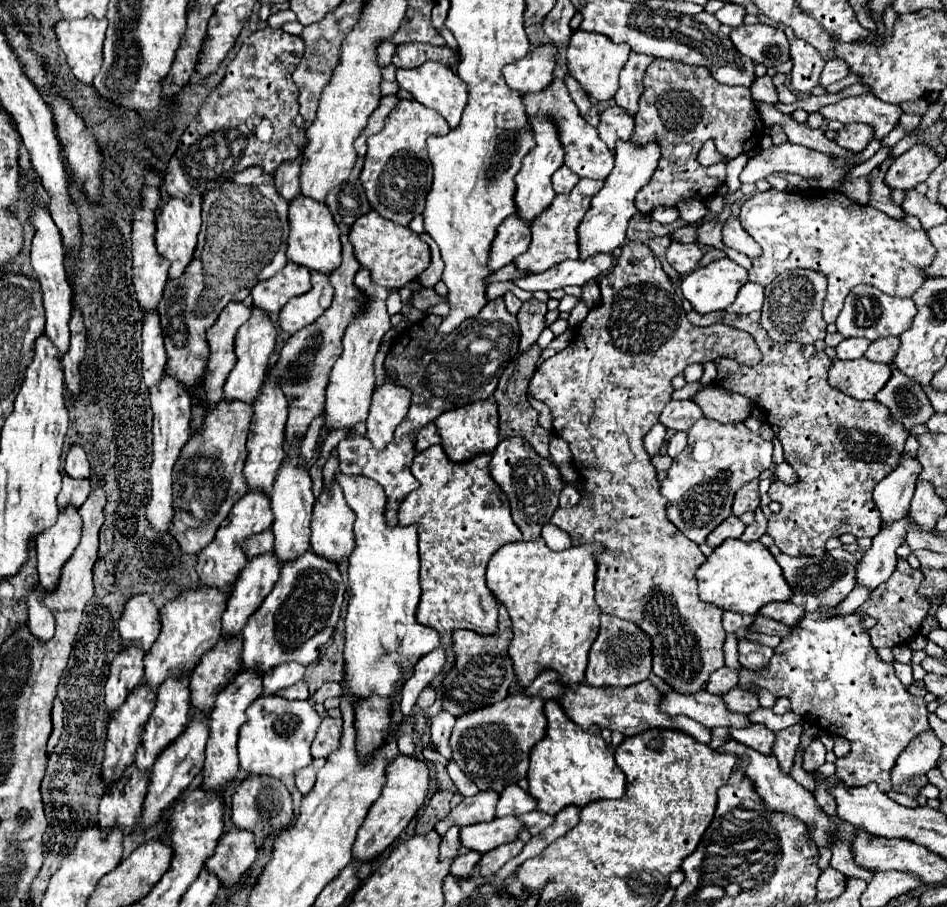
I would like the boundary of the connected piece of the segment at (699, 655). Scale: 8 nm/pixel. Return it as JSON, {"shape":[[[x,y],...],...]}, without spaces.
{"shape":[[[627,242],[617,258],[611,274],[599,282],[601,304],[589,310],[579,326],[579,334],[567,348],[547,358],[535,372],[527,394],[549,406],[553,416],[553,432],[569,442],[575,468],[583,478],[583,502],[575,510],[557,508],[551,522],[569,532],[573,546],[583,542],[603,542],[607,552],[599,556],[599,574],[595,584],[595,600],[601,612],[635,622],[653,640],[653,674],[665,680],[675,692],[687,694],[703,690],[709,674],[723,668],[725,630],[721,624],[723,610],[705,604],[697,594],[697,568],[705,562],[705,554],[667,518],[667,498],[659,492],[655,466],[643,448],[643,436],[671,400],[671,380],[689,364],[705,364],[717,358],[733,358],[745,366],[757,366],[761,352],[755,338],[743,330],[713,324],[707,328],[693,326],[681,304],[675,304],[675,288],[643,242]]]}

